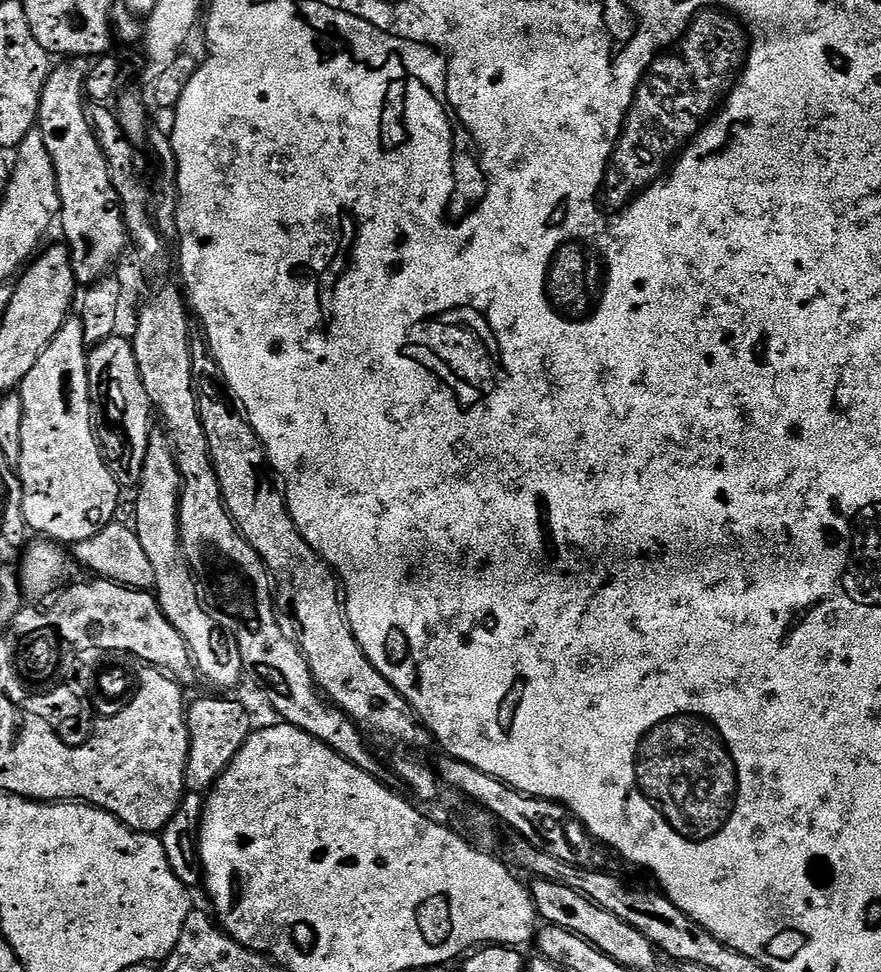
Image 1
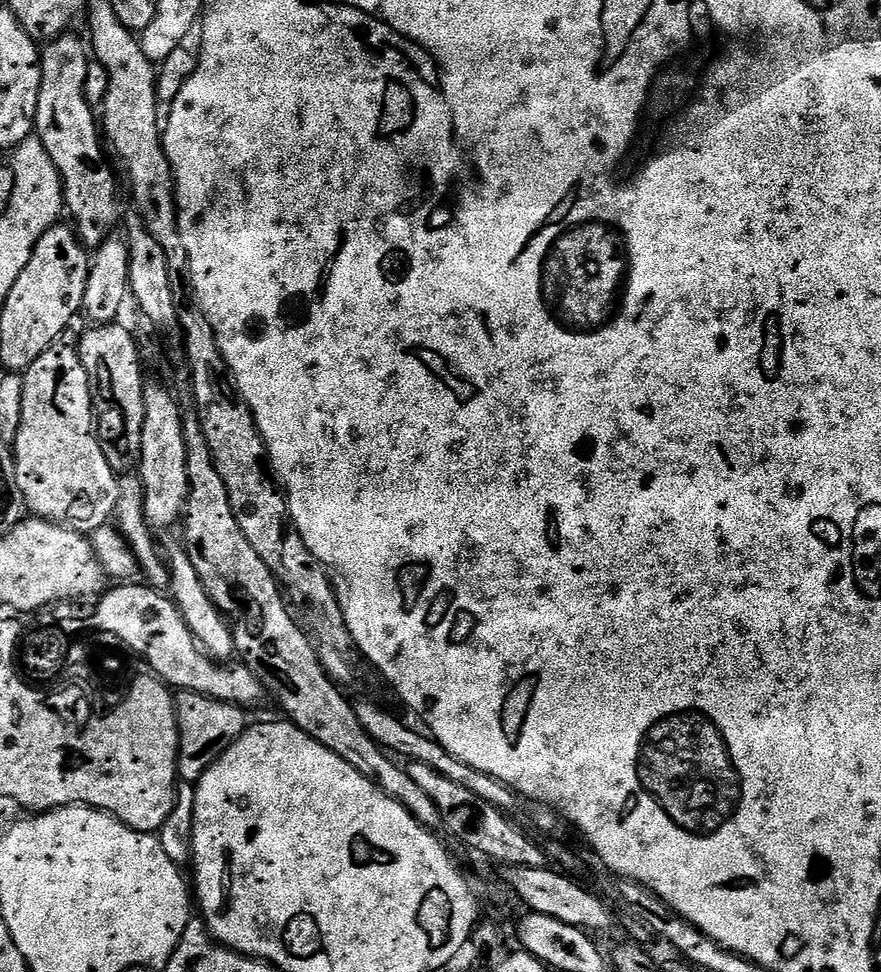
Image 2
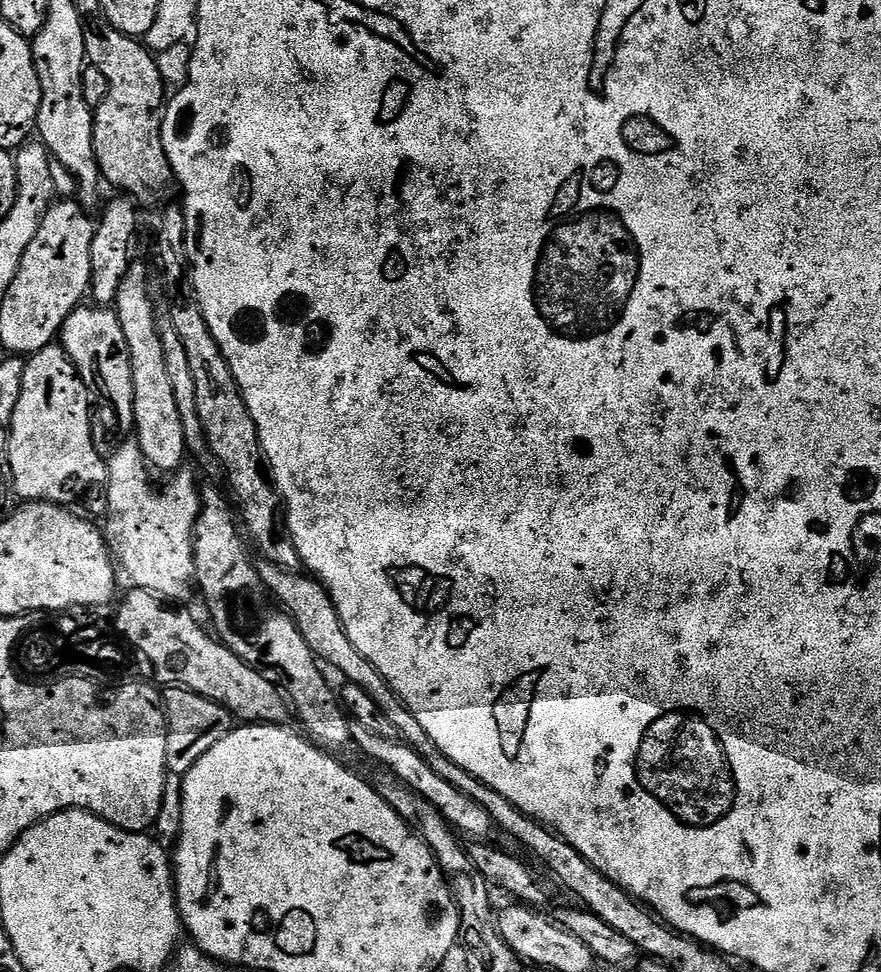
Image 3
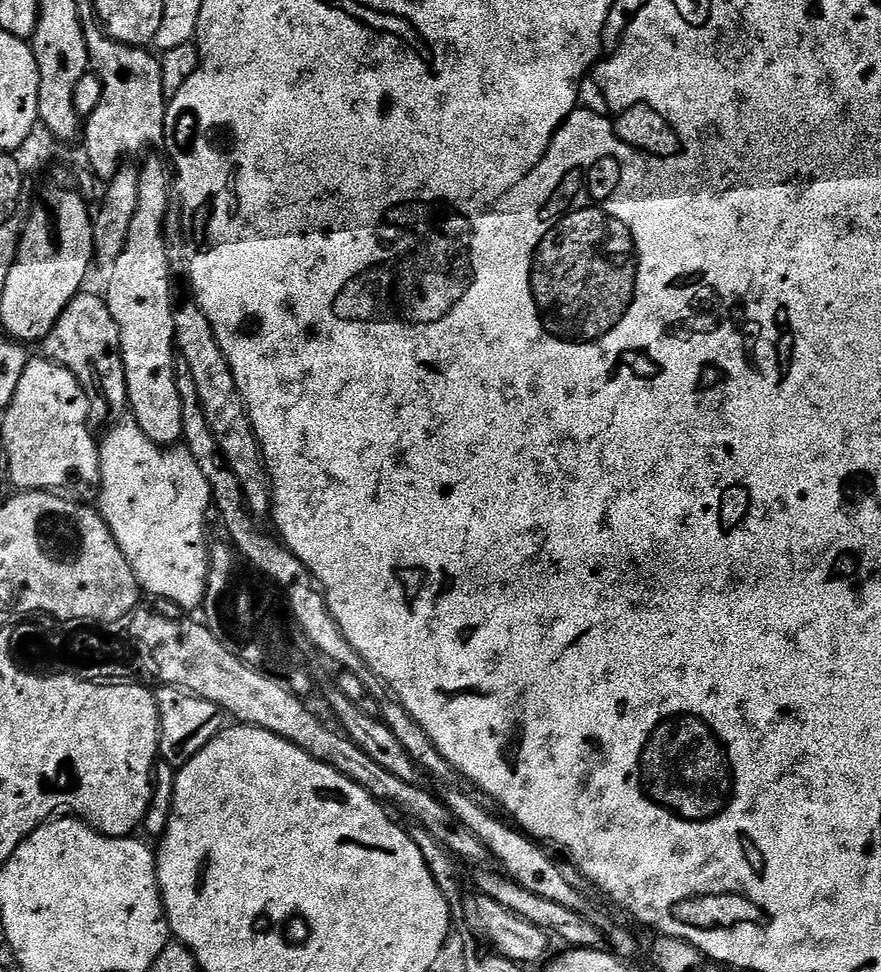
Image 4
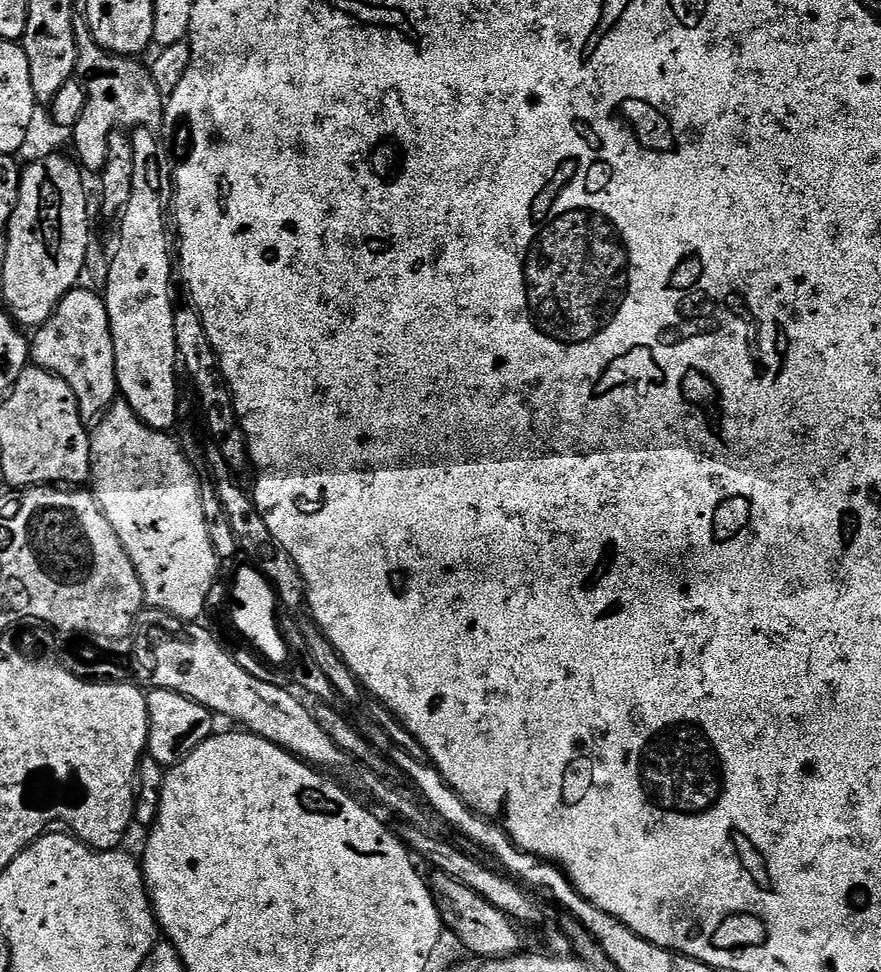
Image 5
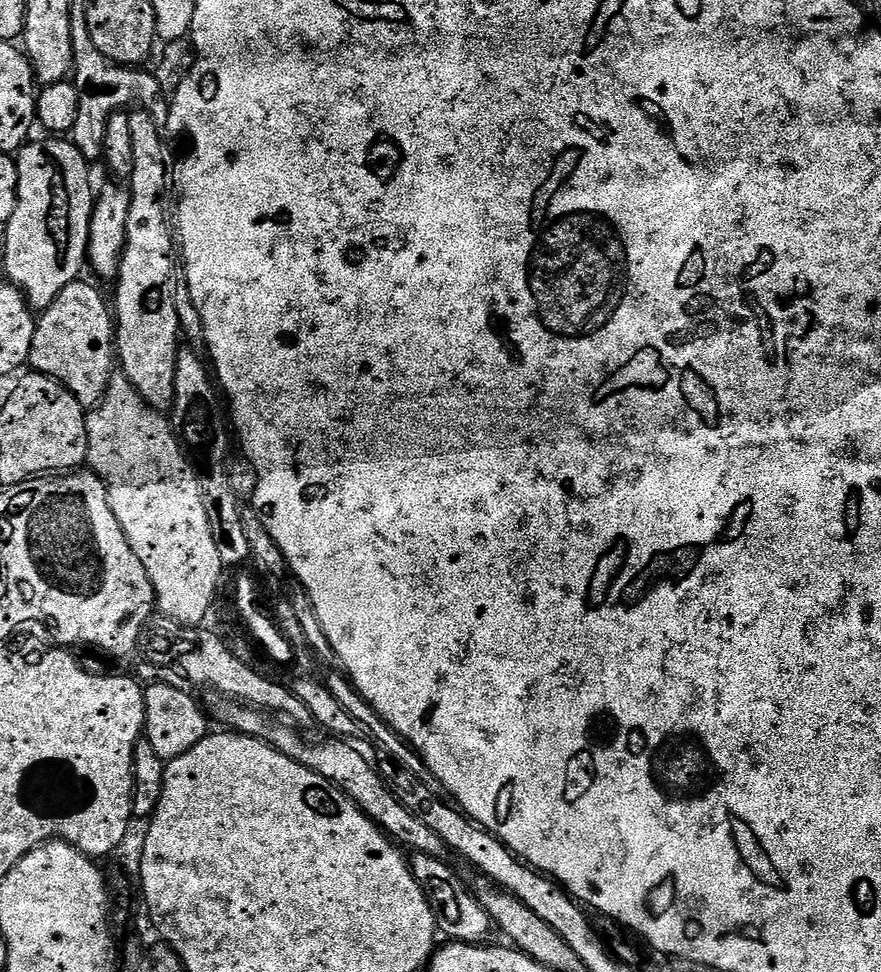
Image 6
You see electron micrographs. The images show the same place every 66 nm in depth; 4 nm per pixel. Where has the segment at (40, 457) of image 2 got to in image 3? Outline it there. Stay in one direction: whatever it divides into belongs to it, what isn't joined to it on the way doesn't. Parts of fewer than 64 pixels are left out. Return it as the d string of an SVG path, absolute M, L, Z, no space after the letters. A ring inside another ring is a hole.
M59 343L47 344L27 357L22 394L18 394L14 418L6 428L12 481L21 501L72 506L91 488L107 485L105 457L92 441L91 402L88 387Z

